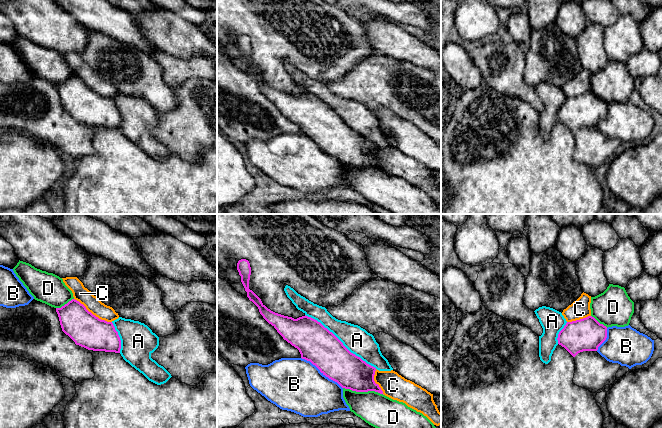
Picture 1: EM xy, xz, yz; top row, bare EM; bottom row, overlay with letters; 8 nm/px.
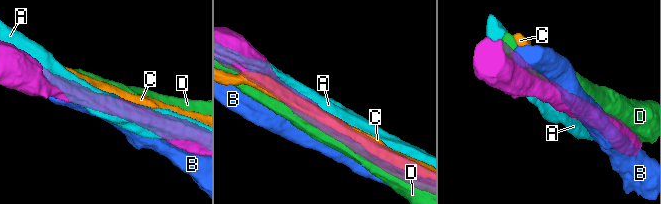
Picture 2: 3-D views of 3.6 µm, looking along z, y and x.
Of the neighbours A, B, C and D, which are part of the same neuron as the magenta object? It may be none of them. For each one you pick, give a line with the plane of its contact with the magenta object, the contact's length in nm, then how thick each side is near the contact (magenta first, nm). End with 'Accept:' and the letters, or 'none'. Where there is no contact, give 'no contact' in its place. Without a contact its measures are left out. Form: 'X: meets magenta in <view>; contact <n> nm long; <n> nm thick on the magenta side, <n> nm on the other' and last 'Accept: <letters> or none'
Accept: none

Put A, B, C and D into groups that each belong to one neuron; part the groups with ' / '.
A / B / C / D

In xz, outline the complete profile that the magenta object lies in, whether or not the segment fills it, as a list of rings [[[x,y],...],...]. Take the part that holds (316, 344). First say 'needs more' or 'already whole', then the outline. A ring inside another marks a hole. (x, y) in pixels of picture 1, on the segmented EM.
already whole; [[[239,260],[237,270],[249,300],[258,307],[263,318],[283,339],[299,350],[302,359],[310,361],[323,375],[337,382],[342,388],[356,392],[375,391],[383,394],[374,381],[375,367],[351,353],[317,320],[306,315],[294,319],[268,309],[249,289],[251,267],[248,260]]]

